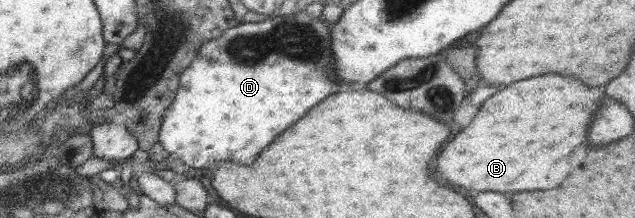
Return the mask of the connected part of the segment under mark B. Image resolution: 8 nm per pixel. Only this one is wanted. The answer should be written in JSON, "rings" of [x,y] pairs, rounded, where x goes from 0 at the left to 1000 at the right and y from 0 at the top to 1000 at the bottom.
{"rings":[[[879,344],[835,353],[797,390],[791,417],[772,436],[753,500],[750,537],[712,647],[706,647],[687,720],[687,784],[706,839],[743,876],[860,876],[872,867],[898,784],[894,702],[923,628],[932,509],[942,491],[948,427],[920,399],[913,372]]]}

